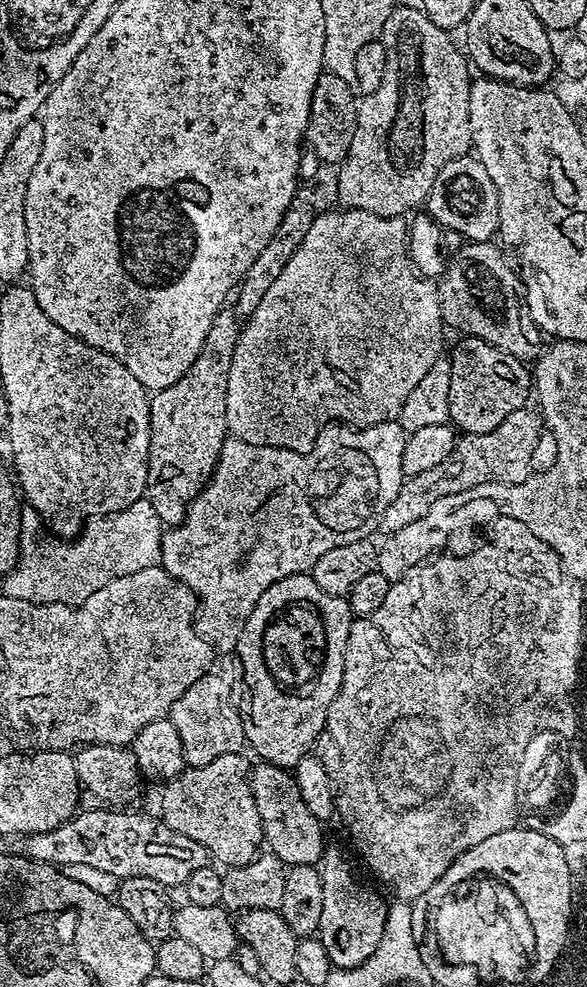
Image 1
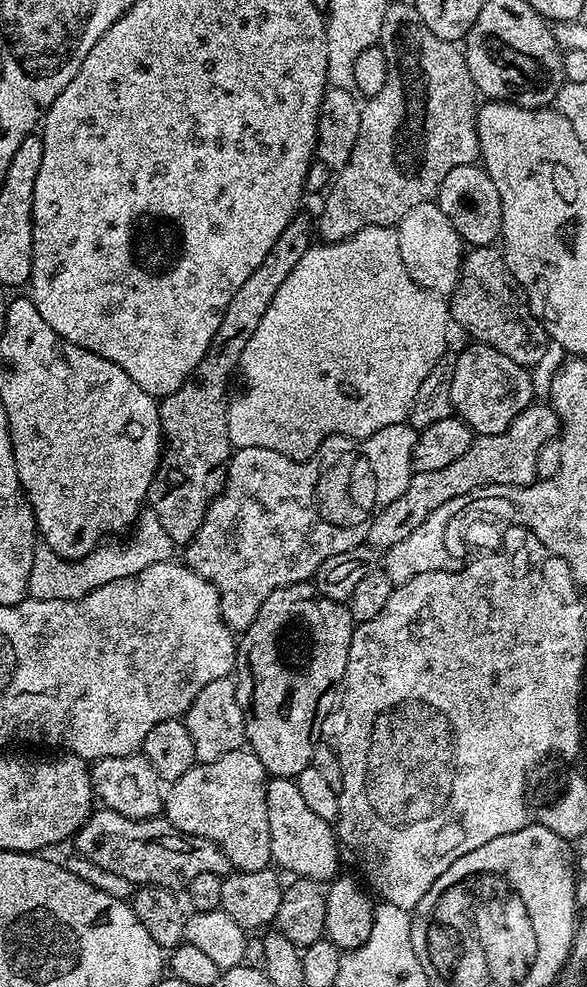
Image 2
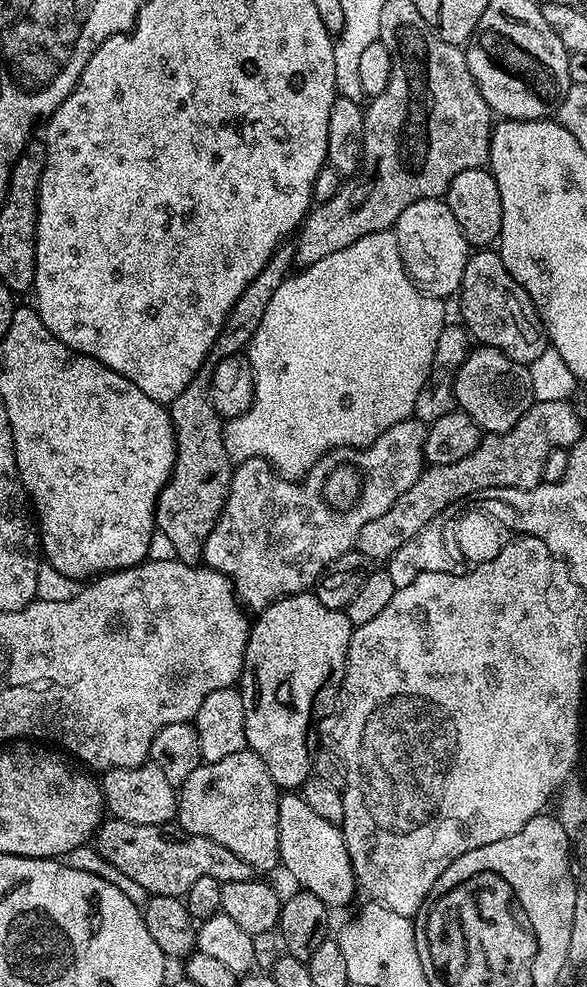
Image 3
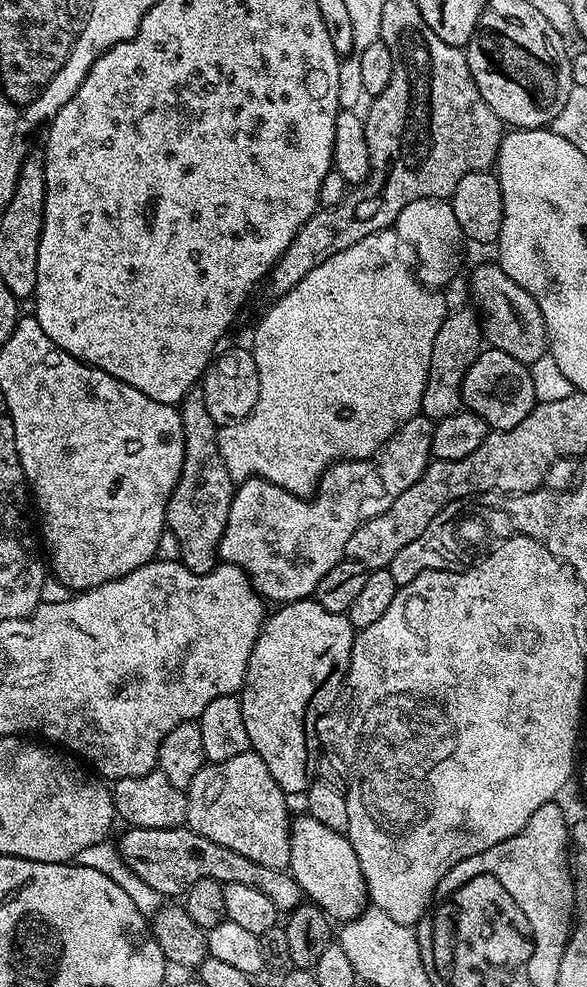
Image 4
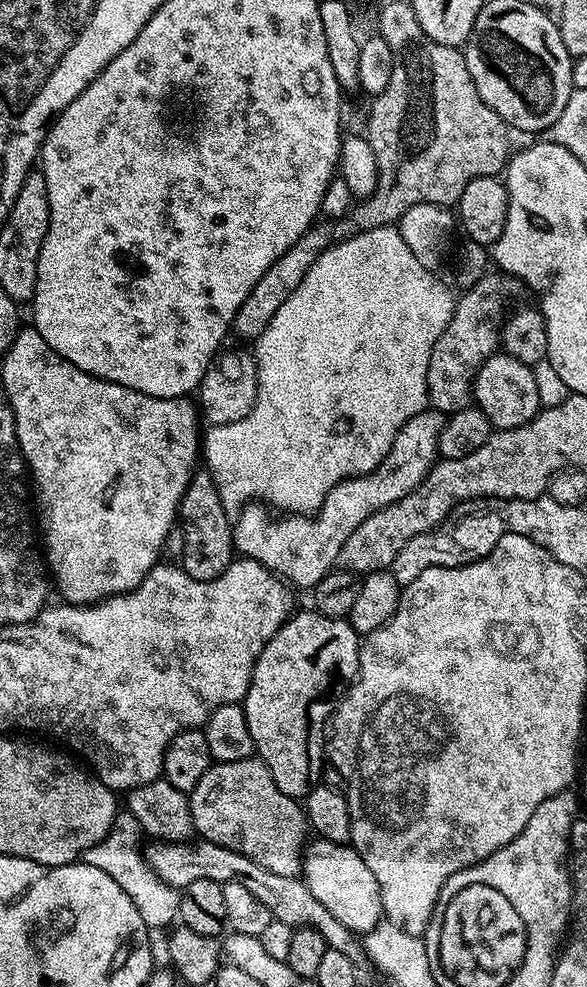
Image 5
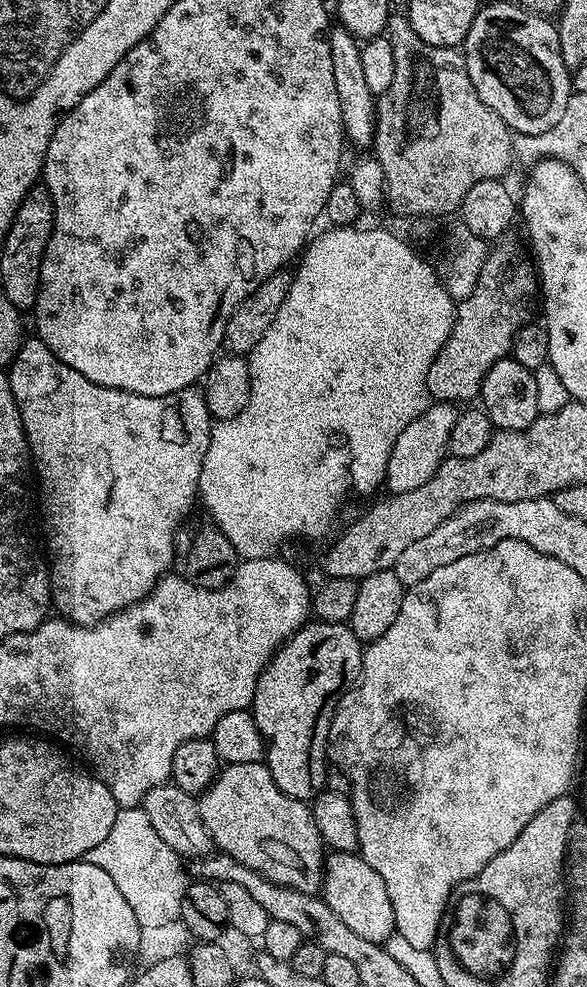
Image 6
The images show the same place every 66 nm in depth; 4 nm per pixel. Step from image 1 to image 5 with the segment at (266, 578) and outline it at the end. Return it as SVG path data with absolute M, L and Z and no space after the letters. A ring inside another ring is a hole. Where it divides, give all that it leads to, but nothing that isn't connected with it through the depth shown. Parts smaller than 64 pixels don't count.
M435 410L414 414L414 418L410 418L402 430L398 430L394 446L390 446L390 454L382 458L380 465L365 476L351 476L348 480L338 482L338 486L326 494L315 514L276 515L263 502L244 505L232 524L233 549L241 557L257 560L293 589L315 589L316 583L337 567L346 538L350 538L350 534L362 526L370 514L406 498L410 490L424 481L440 456L438 438L442 434L445 419L445 413Z

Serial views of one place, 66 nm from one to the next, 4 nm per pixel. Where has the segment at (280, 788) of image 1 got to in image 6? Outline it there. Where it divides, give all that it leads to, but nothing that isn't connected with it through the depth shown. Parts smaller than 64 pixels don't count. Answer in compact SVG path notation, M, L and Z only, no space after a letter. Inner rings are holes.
M356 852L327 853L324 861L324 882L322 898L366 942L384 944L396 930L394 906L390 906L390 894L386 894L386 882L378 878L378 870L366 863Z

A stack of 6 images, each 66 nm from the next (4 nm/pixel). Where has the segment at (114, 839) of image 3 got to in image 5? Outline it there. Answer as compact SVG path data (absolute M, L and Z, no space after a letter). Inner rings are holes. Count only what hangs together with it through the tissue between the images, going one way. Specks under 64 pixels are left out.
M199 838L189 841L152 842L149 848L147 845L146 859L148 865L158 874L158 878L162 878L162 882L177 890L190 886L190 882L199 882L202 878L210 878L210 882L219 884L238 882L245 890L250 890L250 894L254 894L258 902L263 902L266 910L270 910L272 919L286 922L293 930L313 928L322 934L329 948L346 954L357 966L365 963L364 945L358 939L357 933L342 926L342 922L338 922L338 918L334 918L334 914L330 914L330 910L326 910L326 906L322 906L322 902L314 898L314 894L310 894L300 876L273 874L271 870L266 870L266 866L258 866L258 862L250 862L250 858L226 846L218 846L214 842Z

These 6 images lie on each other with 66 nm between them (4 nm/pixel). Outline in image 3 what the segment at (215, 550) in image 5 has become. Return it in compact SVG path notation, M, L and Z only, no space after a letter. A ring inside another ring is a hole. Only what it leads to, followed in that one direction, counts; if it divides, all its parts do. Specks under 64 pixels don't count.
M197 372L196 377L170 405L176 435L176 461L170 478L156 499L156 528L170 538L176 559L183 564L201 563L204 543L218 522L230 494L234 461L226 454L225 421L211 402L212 373Z

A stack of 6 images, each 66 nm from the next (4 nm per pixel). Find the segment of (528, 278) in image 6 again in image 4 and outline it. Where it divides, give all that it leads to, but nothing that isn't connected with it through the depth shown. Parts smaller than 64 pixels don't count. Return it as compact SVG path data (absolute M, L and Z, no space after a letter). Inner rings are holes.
M471 307L468 308L462 309L461 312L453 311L445 316L438 335L434 338L434 350L430 354L428 367L428 385L426 390L422 390L420 403L421 413L433 422L450 418L450 414L461 411L460 387L466 378L466 370L470 370L474 358L478 358L482 351L480 321L477 313Z

